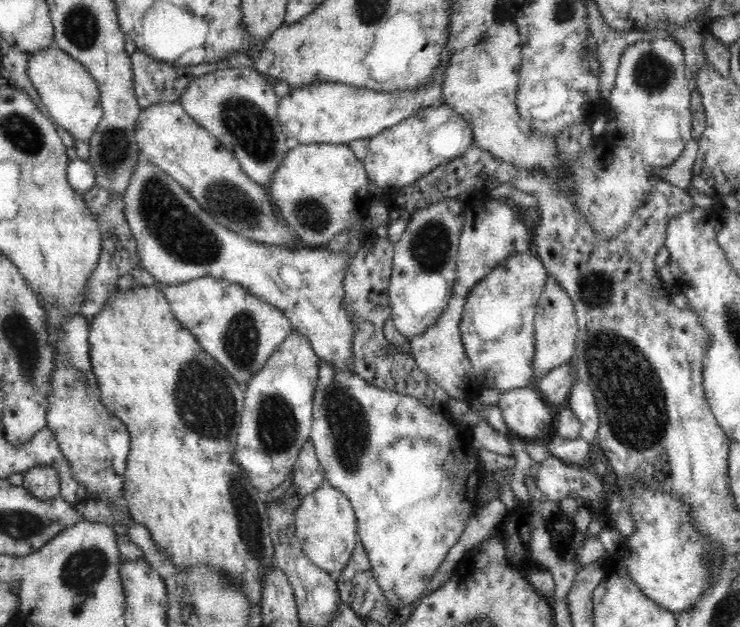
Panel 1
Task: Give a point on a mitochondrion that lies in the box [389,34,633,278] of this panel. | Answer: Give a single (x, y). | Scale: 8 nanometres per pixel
(430, 245)

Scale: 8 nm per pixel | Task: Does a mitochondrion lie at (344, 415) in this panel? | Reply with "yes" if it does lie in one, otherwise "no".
yes

